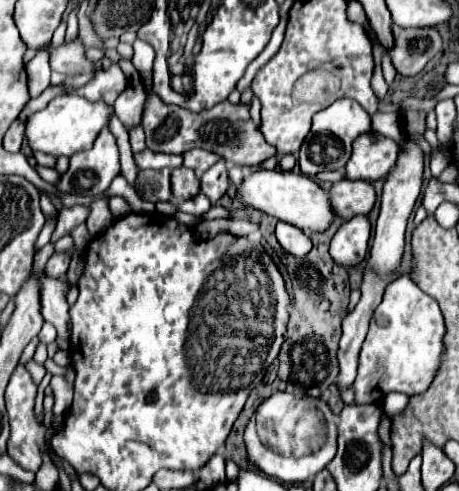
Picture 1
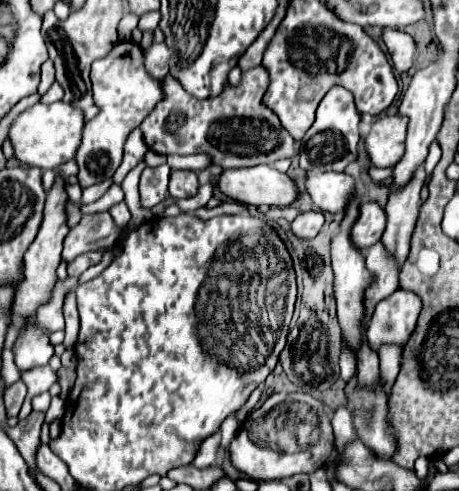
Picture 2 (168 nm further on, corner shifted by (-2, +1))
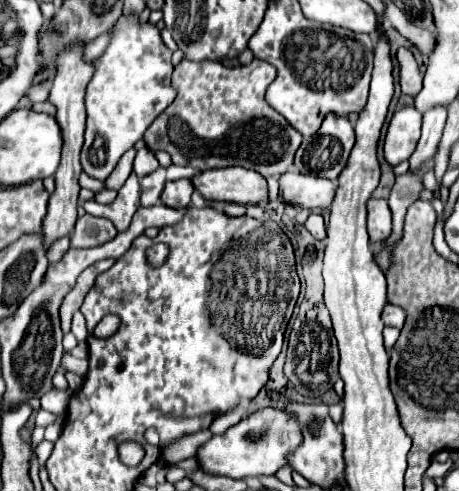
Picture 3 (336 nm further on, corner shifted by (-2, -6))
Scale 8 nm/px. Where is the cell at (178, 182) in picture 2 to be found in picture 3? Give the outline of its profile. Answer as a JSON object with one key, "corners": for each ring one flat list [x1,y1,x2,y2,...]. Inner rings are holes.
{"corners":[[173,180,165,184,165,190,161,194,161,202,169,208,187,208,191,204,193,186,189,180]]}

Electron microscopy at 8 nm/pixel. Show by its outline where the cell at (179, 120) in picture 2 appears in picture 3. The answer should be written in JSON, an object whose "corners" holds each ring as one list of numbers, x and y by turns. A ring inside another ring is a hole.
{"corners":[[253,58,251,64,227,68,221,62,193,62,181,60,173,70,173,84,177,90,175,104,163,112,147,128,145,142,151,152,165,150,171,154,173,164,177,166,193,166,197,170,211,170,211,168,227,168,227,166,243,166,257,170,261,176,279,176,287,172,293,164,293,156,301,144,301,134,291,128,291,124,265,102,265,90,275,78,275,68,265,60]]}

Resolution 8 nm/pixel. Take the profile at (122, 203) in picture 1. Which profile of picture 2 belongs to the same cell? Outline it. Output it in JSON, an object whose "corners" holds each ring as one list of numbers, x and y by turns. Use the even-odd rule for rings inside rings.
{"corners":[[113,183,113,187,111,187,99,201,81,207,81,213,83,213,83,215,85,215,85,213,87,213,87,215,91,215,91,213,103,213,103,211,109,211,113,205,121,203,123,199,125,199,125,193,123,193,121,185,115,185,115,183]]}

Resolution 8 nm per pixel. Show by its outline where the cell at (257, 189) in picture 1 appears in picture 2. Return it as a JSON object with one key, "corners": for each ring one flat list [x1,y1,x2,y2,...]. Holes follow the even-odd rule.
{"corners":[[257,165,251,169,225,169,219,177,219,189,233,201,255,207,289,207,299,197,295,181,269,165]]}

